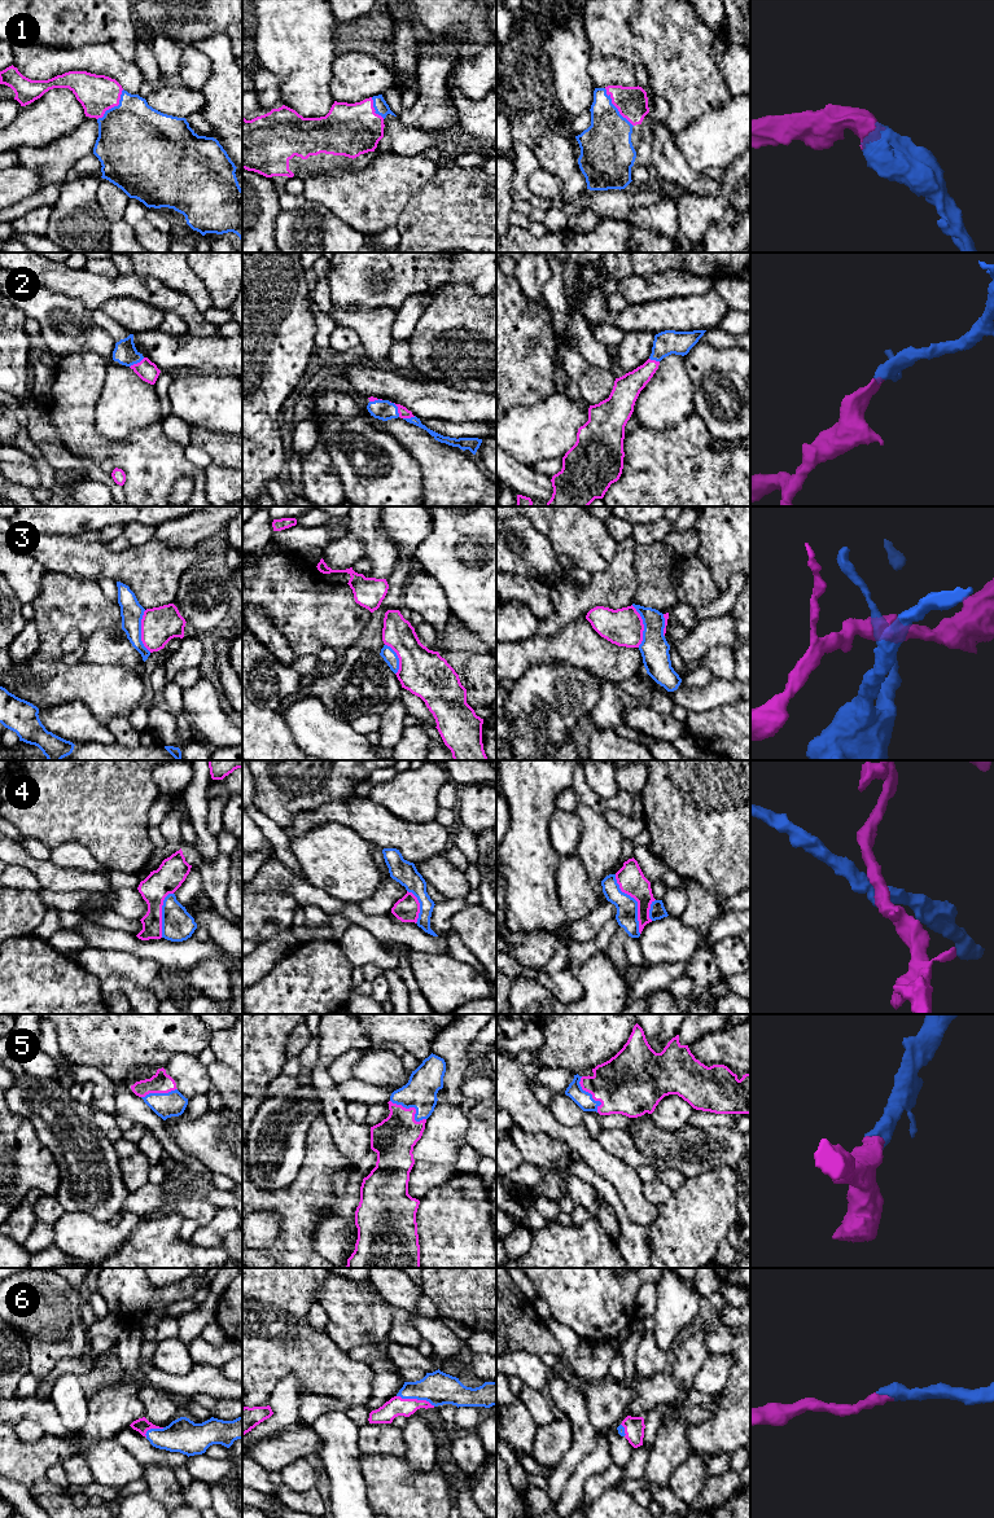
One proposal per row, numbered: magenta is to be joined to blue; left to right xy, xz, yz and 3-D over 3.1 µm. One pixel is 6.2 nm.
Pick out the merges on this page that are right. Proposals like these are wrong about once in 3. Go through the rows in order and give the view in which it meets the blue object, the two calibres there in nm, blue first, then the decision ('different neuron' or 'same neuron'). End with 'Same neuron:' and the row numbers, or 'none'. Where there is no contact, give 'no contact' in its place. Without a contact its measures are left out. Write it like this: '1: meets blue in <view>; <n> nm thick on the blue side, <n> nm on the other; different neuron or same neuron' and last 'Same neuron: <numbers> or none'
1: meets blue in yz; 320 nm thick on the blue side, 190 nm on the other; same neuron
2: meets blue in xy; 140 nm thick on the blue side, 120 nm on the other; same neuron
3: meets blue in xy; 140 nm thick on the blue side, 220 nm on the other; different neuron
4: meets blue in yz; 130 nm thick on the blue side, 170 nm on the other; different neuron
5: meets blue in xz; 200 nm thick on the blue side, 260 nm on the other; same neuron
6: meets blue in xz; 200 nm thick on the blue side, 120 nm on the other; same neuron
Same neuron: 1, 2, 5, 6

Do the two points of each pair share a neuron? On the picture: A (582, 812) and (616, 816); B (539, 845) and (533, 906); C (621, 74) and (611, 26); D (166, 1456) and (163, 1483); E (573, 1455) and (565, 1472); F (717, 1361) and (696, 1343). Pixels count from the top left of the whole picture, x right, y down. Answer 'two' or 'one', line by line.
A: two
B: one
C: two
D: two
E: one
F: two

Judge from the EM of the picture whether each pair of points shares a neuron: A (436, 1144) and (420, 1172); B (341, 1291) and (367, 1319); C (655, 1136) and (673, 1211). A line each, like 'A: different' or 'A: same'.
A: different
B: same
C: different

